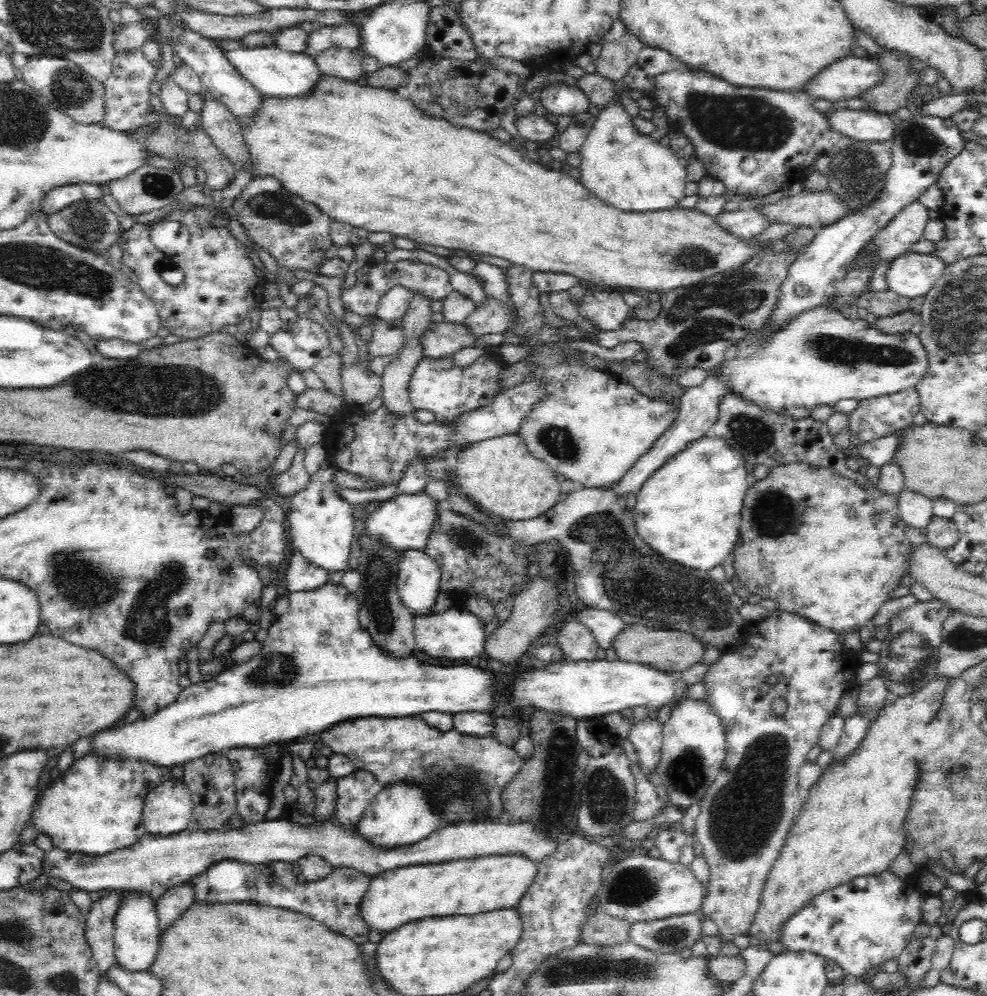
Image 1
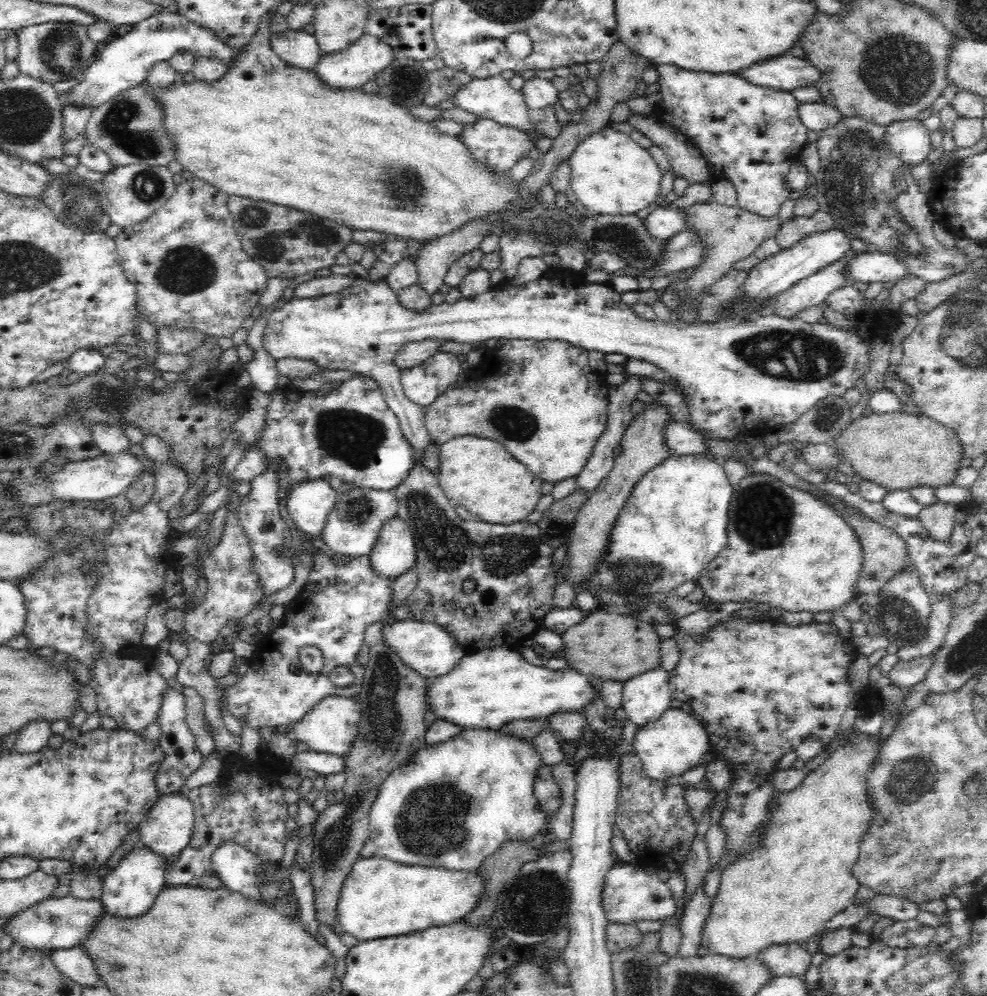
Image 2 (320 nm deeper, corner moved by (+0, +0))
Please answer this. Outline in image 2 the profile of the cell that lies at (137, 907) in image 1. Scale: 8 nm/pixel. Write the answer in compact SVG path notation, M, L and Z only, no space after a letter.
M138 846L133 848L116 865L114 870L108 872L102 882L101 902L103 903L106 915L124 921L134 921L144 914L147 914L154 905L154 900L165 888L165 873L168 866L159 855L150 851L150 848Z

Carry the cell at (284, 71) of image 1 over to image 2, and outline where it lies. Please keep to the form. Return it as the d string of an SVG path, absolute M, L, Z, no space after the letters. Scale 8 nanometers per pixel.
M160 12L152 17L123 29L112 44L104 44L103 49L97 49L94 52L96 56L93 56L84 69L84 79L60 96L62 106L70 101L76 105L92 105L96 108L122 91L140 85L152 66L158 62L170 61L178 53L192 54L195 58L215 58L228 69L236 64L238 54L242 54L243 48L234 47L212 30L198 26L180 12Z

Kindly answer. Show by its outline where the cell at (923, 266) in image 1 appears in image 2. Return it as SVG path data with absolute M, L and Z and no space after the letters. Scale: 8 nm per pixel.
M867 251L860 254L848 267L852 282L900 282L911 276L904 259L880 252Z

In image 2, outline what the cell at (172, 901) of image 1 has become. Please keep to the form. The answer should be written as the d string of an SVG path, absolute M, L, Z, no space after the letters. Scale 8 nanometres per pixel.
M243 762L239 771L236 771L230 780L223 780L222 783L230 783L236 792L221 798L219 796L219 788L217 788L216 781L195 787L188 794L188 798L192 801L195 810L195 825L192 829L189 844L180 852L178 860L172 865L168 866L165 873L166 887L182 887L188 886L198 889L216 889L222 887L220 879L214 877L212 867L210 867L210 856L226 839L234 839L237 844L248 848L258 858L262 858L266 862L282 862L285 854L285 840L288 837L286 833L285 823L288 819L289 803L285 800L284 787L277 788L276 778L270 778L270 782L260 782L256 777L250 777L251 763Z

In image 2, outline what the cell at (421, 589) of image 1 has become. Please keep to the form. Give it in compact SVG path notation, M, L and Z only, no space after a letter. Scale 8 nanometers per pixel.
M398 517L384 524L369 554L372 572L385 580L398 580L416 568L416 544L410 527Z

